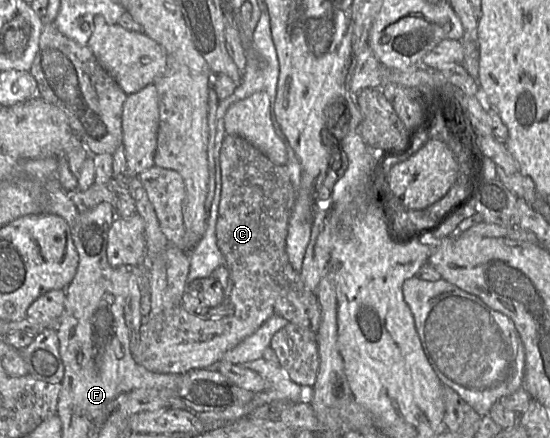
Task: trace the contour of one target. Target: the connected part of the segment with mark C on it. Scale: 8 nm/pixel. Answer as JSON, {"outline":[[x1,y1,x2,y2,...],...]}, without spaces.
{"outline":[[226,135,220,149,219,168,221,192,215,234,217,246,225,257,230,271,231,289,228,297,204,316,188,313,181,300,185,293,190,269,189,252,169,245,162,255,153,259,150,281,146,274,141,279,141,313,143,315,139,337,130,333,130,349,134,361,153,373,185,374,196,369,205,369,222,360,223,355,253,334,273,314,289,323,306,327,317,333,321,321,321,307,316,294,308,290,286,252,286,236,295,207,300,184,298,159,285,165,273,163,265,154,246,139]]}

